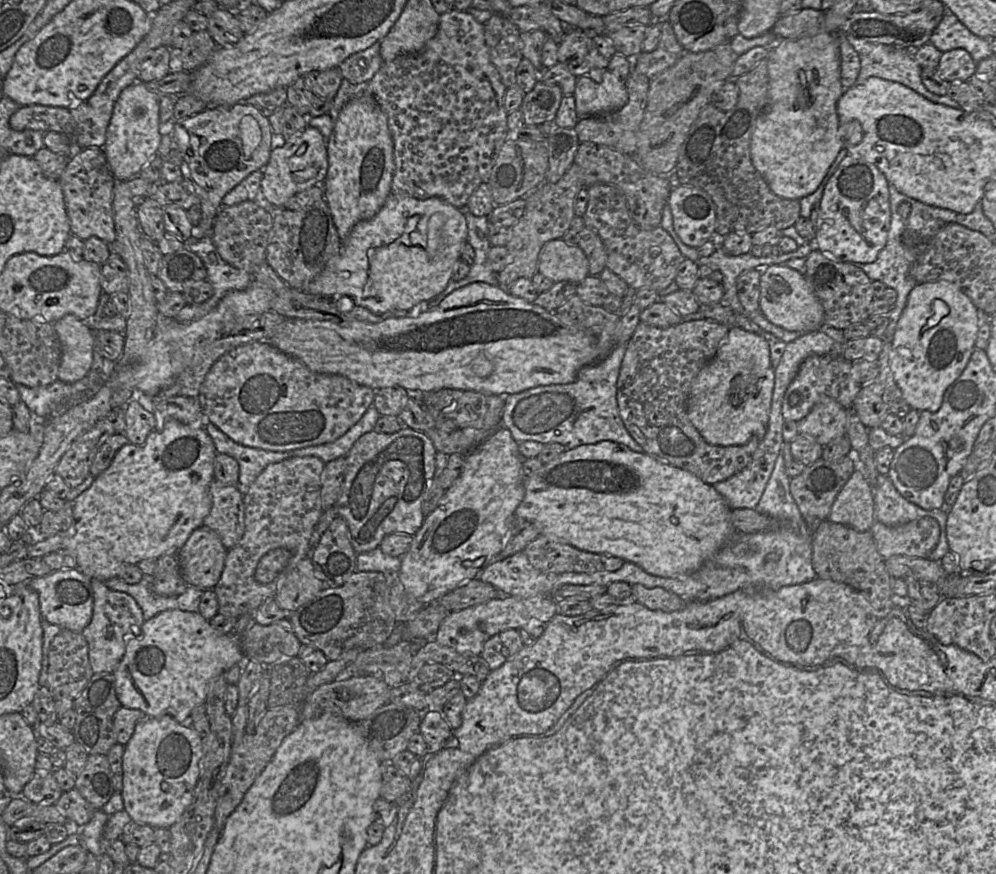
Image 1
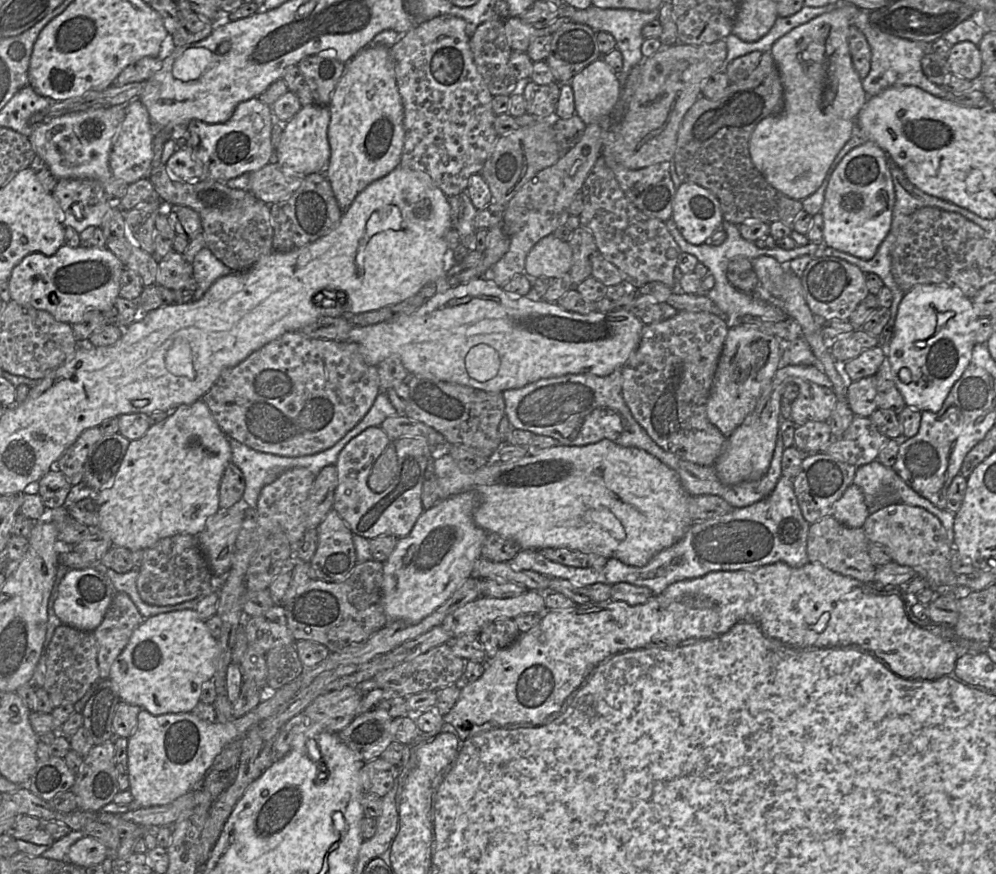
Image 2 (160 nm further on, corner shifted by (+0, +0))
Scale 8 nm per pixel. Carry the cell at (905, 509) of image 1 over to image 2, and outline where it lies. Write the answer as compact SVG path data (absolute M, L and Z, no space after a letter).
M877 460L872 461L857 468L853 483L862 489L869 511L870 507L876 506L878 498L884 493L895 494L898 497L898 503L921 507L929 511L941 521L946 529L947 539L952 548L955 514L947 509L937 508L928 499L916 493L901 479L893 467L885 467Z

